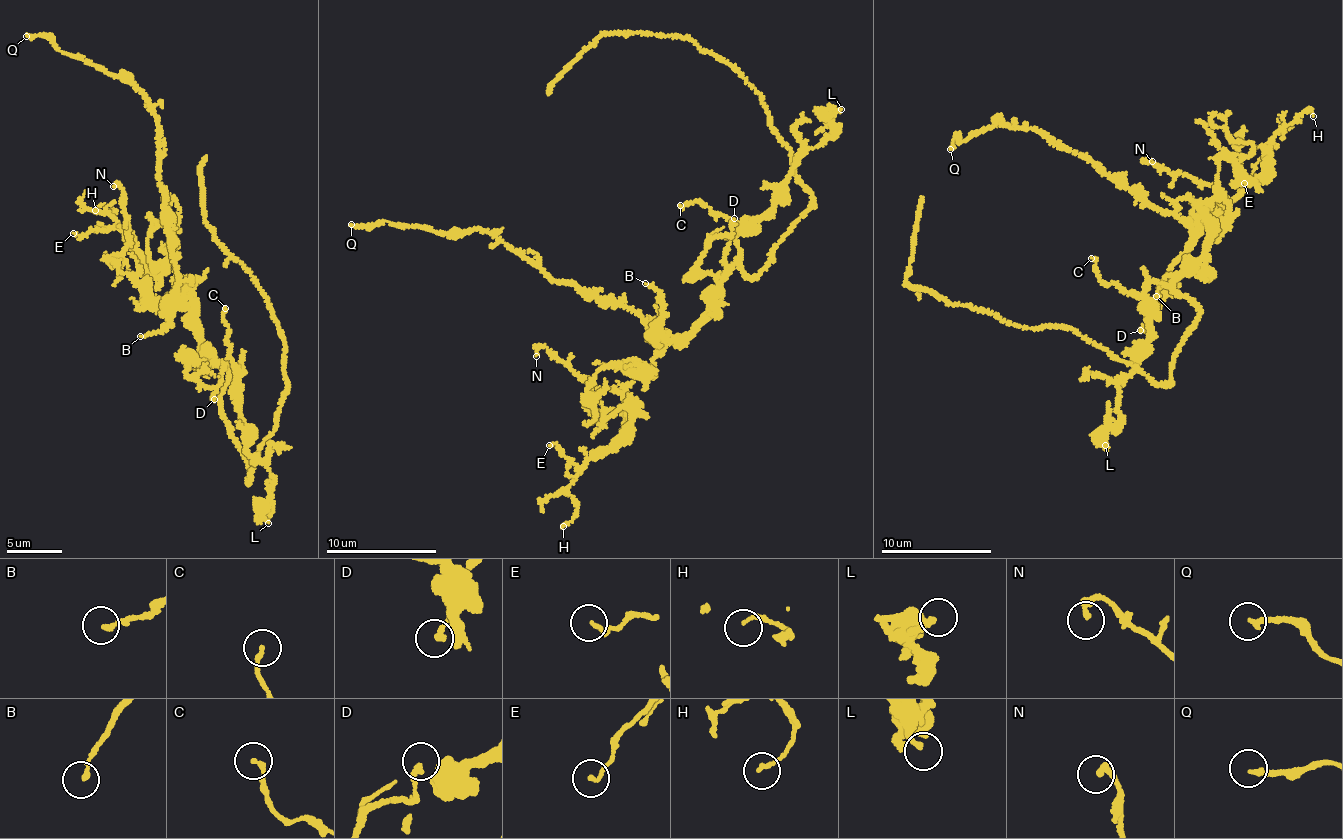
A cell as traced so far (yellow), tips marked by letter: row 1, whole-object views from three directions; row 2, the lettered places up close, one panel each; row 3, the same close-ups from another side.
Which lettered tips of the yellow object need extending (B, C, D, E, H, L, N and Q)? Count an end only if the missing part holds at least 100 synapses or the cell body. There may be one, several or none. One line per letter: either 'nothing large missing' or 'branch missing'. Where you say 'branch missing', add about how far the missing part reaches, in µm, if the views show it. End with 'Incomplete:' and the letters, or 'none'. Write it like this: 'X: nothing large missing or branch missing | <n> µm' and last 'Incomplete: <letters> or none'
B: nothing large missing
C: nothing large missing
D: nothing large missing
E: nothing large missing
H: nothing large missing
L: nothing large missing
N: nothing large missing
Q: nothing large missing
Incomplete: none

